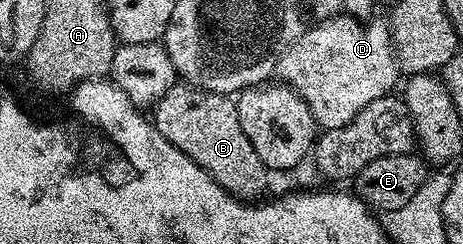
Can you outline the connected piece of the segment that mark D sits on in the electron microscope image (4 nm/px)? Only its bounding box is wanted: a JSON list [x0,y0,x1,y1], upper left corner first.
[274,17,400,130]

